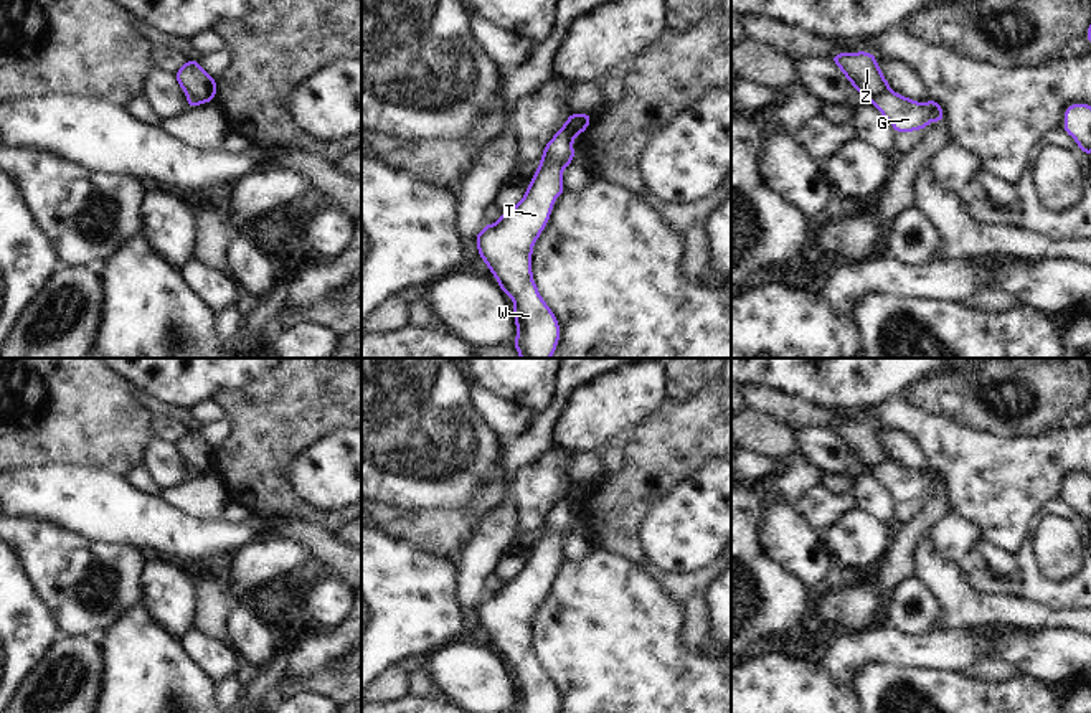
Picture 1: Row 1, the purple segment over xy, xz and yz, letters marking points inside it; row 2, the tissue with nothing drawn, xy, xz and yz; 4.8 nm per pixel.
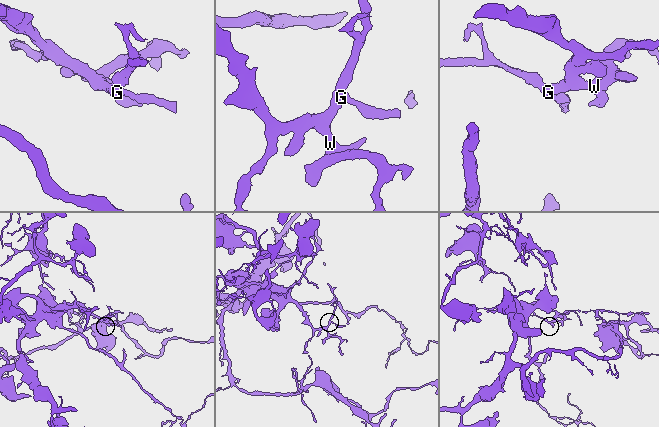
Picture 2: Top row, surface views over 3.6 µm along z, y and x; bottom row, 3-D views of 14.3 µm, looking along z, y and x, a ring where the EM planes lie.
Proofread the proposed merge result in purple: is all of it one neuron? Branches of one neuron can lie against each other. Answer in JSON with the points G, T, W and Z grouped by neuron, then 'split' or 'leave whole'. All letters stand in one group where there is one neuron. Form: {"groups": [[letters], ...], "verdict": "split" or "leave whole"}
{"groups": [["G", "T", "W"], ["Z"]], "verdict": "split"}

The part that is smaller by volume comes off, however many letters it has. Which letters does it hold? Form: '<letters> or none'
Z

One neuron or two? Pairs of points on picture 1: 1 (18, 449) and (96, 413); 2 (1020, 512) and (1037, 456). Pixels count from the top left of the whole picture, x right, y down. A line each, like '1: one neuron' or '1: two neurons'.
1: one neuron
2: one neuron

